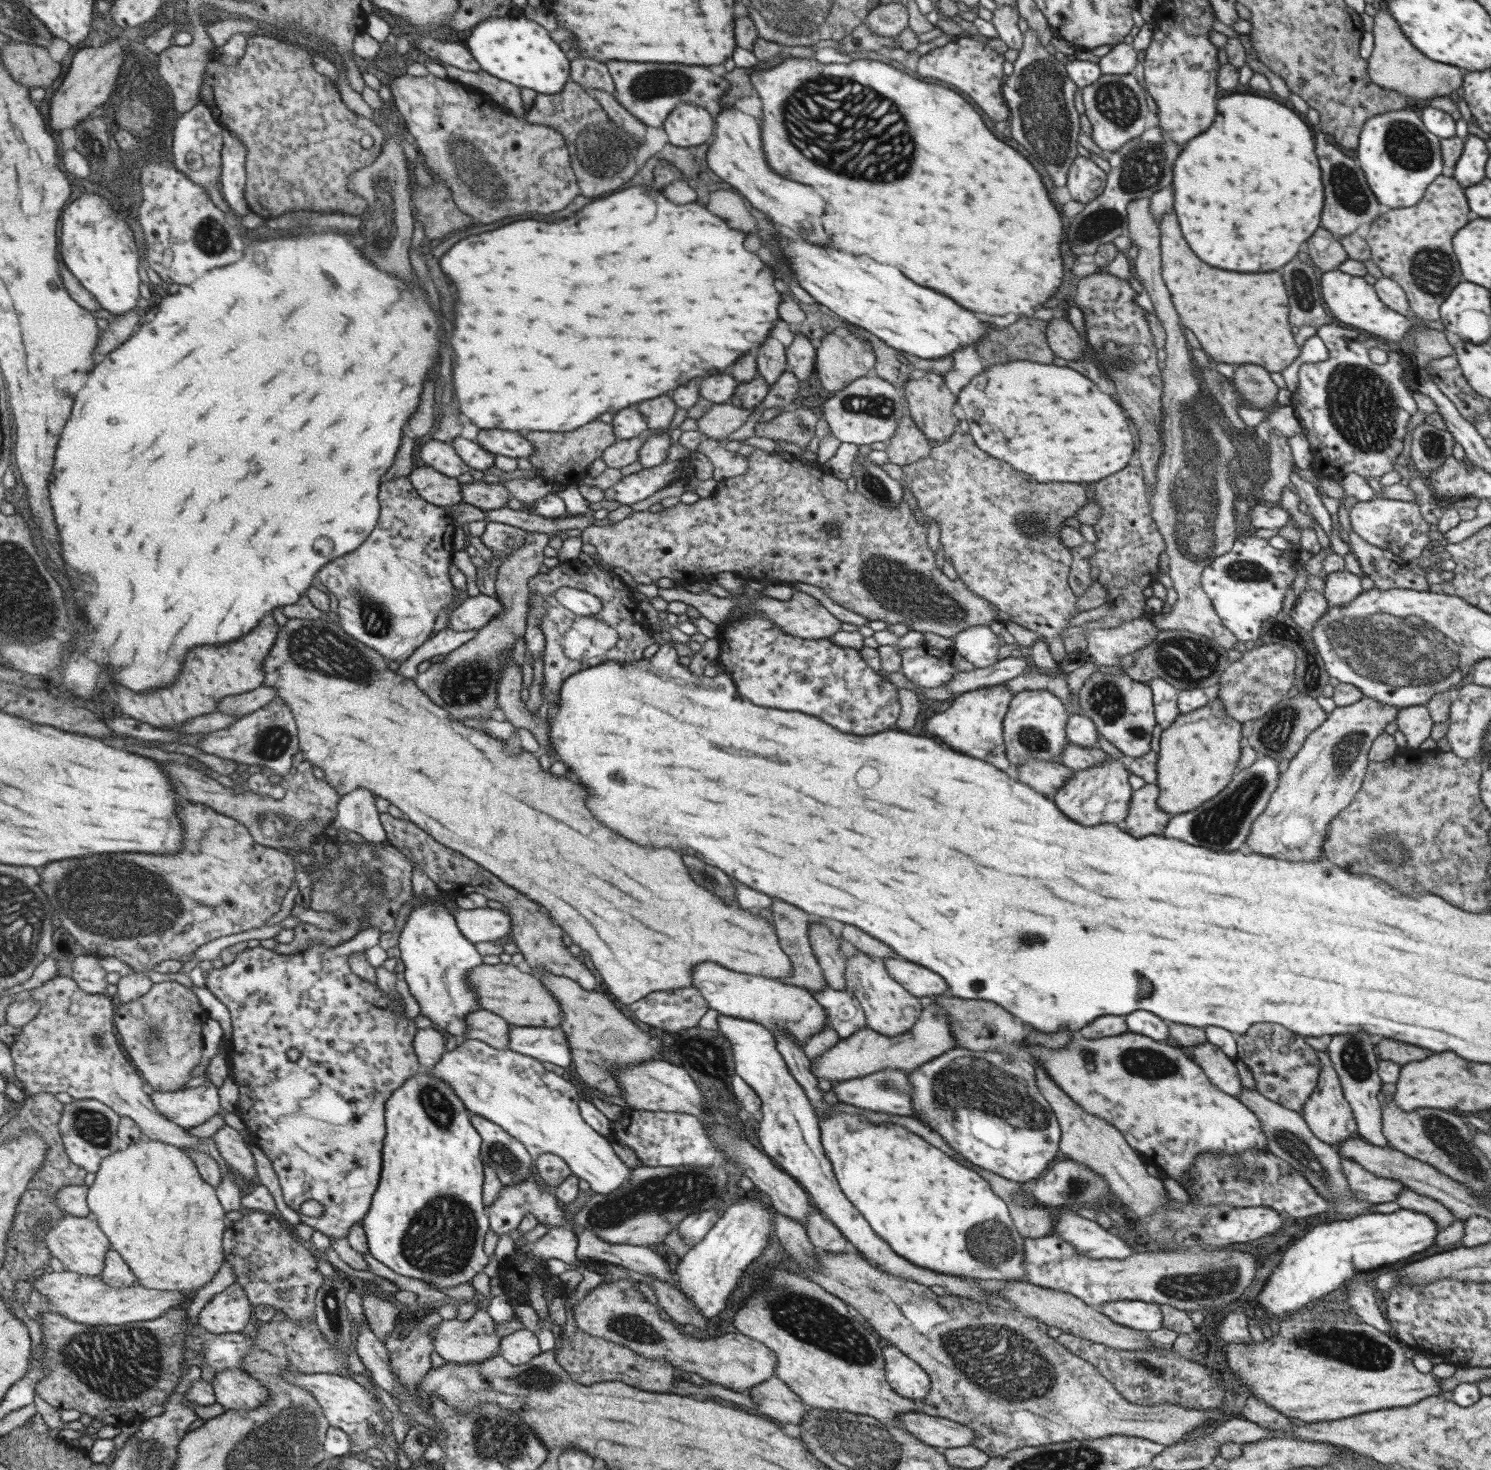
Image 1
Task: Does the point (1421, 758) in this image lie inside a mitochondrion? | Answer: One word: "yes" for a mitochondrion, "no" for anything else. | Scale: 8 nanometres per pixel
no

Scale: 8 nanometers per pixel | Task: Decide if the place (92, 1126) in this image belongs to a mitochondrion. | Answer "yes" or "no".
yes

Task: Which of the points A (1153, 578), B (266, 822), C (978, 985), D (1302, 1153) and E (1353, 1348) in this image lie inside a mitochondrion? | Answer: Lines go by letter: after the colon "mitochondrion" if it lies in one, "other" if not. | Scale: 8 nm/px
A: other
B: mitochondrion
C: other
D: mitochondrion
E: mitochondrion

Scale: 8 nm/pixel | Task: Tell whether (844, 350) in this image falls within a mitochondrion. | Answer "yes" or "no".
yes

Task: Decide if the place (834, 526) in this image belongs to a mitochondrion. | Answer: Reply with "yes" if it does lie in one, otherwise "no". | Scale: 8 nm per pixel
yes

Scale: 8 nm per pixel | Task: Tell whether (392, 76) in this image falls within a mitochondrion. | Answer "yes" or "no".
no

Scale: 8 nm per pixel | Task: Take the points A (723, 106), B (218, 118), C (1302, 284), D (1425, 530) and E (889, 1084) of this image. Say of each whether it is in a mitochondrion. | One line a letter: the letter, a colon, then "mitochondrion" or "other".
A: other
B: other
C: mitochondrion
D: other
E: mitochondrion

